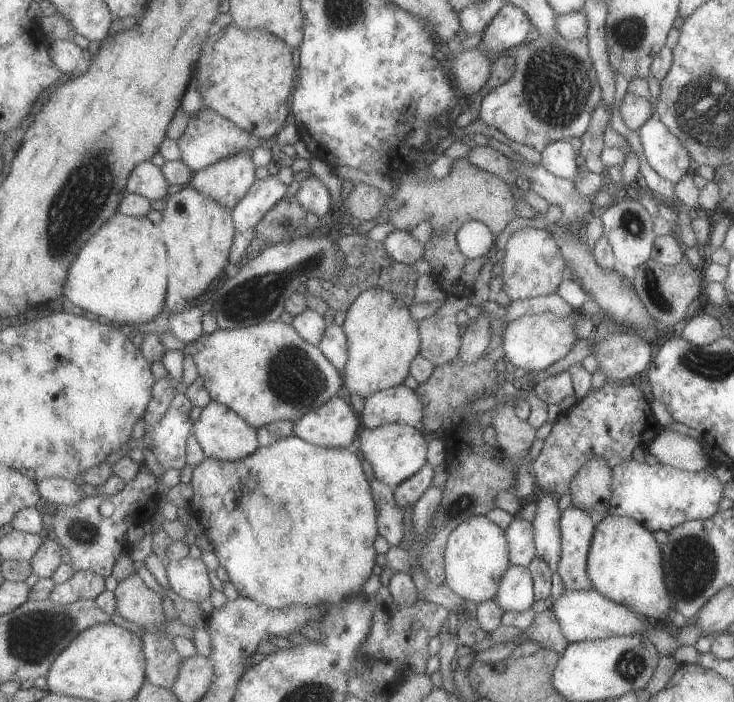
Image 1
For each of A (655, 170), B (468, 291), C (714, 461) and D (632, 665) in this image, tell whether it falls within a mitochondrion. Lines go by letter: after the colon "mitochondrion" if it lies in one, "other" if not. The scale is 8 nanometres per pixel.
A: other
B: other
C: other
D: mitochondrion

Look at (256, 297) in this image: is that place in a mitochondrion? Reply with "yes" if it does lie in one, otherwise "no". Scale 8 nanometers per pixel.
yes

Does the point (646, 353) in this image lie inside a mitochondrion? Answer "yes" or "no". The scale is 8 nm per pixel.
no

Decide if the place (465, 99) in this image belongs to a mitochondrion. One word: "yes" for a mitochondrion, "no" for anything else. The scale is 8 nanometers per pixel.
no

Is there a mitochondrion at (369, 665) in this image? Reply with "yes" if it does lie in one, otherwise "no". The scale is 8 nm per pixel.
yes

